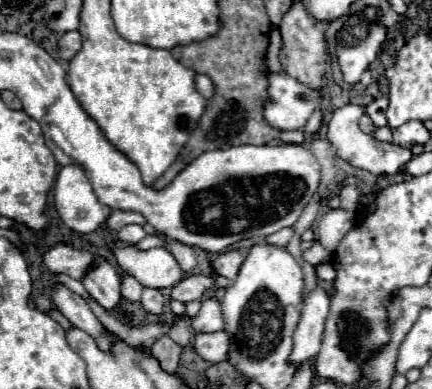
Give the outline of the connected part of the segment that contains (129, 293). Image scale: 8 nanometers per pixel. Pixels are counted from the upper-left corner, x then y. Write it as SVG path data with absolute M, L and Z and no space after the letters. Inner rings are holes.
M125 276L123 278L123 282L121 282L123 298L127 298L131 302L139 302L141 300L141 290L143 290L143 286L133 276Z

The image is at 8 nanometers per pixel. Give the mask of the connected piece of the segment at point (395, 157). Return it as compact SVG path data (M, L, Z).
M347 104L343 108L337 108L333 112L333 118L331 118L329 126L327 126L327 140L335 148L335 154L341 160L355 166L355 168L363 168L363 170L367 170L367 172L371 172L375 176L381 176L381 174L393 176L393 174L397 174L411 160L411 150L403 148L403 146L397 146L397 144L379 142L371 134L365 134L357 124L363 114L365 114L365 108L357 106L357 104Z

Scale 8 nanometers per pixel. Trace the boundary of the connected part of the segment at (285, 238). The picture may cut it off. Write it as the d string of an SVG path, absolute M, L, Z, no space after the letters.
M281 228L279 232L275 232L275 234L271 234L269 238L265 238L269 244L279 244L279 246L287 246L289 244L289 240L291 240L291 236L293 236L293 228Z

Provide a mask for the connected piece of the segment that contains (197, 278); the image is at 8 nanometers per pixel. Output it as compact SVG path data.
M191 274L187 278L183 278L177 286L171 288L171 300L179 300L183 304L193 302L193 300L201 300L203 292L213 284L213 280L209 276L201 276L201 274Z

